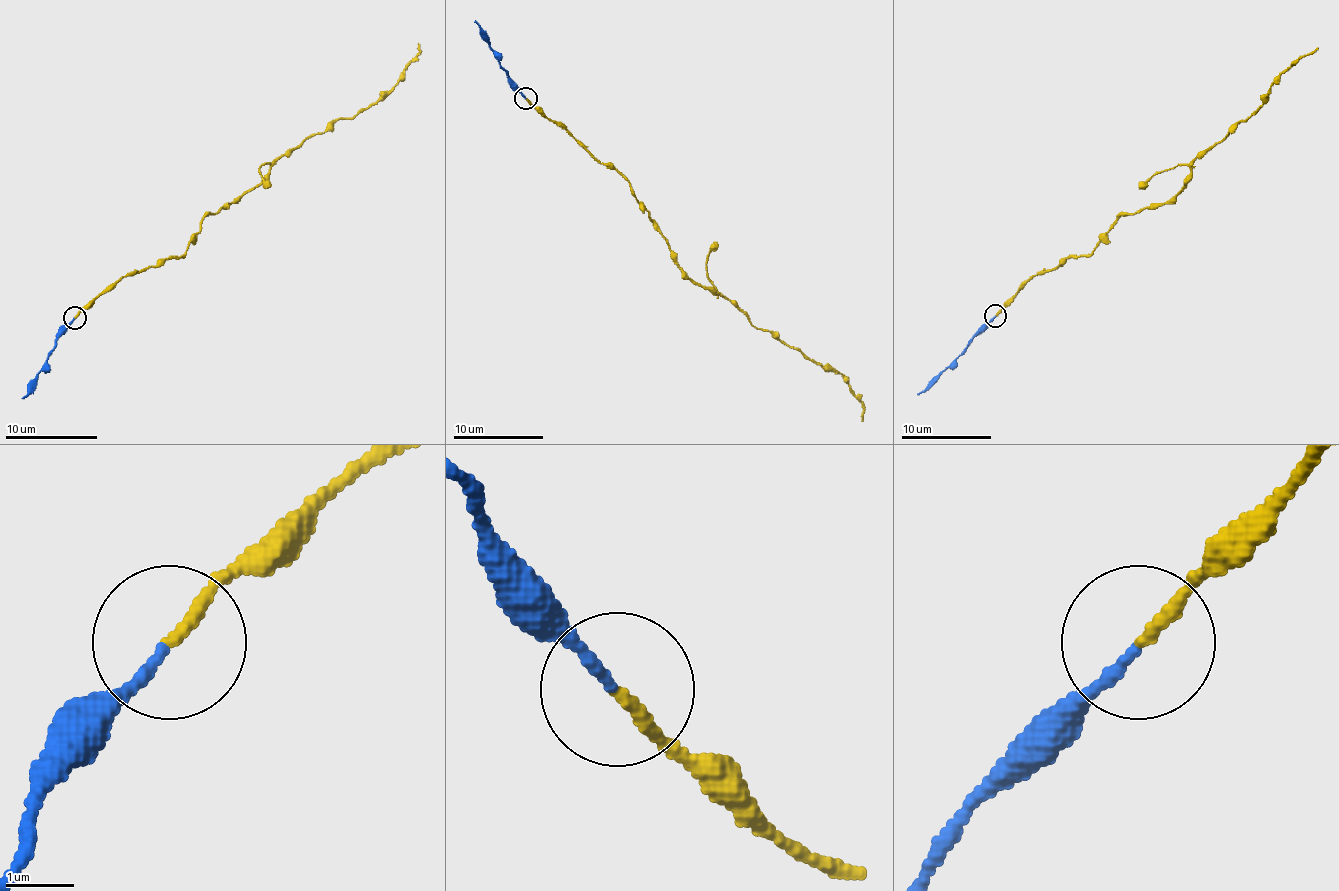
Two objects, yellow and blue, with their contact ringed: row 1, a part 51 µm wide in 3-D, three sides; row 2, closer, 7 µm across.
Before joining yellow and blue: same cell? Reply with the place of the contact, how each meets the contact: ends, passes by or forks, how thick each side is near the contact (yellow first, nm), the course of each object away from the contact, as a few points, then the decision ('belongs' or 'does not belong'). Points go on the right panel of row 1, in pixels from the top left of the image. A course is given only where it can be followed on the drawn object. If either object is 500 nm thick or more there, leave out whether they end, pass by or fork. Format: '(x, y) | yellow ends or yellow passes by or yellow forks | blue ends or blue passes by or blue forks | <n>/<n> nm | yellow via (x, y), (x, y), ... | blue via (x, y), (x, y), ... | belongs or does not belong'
(995, 315) | yellow ends | blue ends | 190/160 nm | yellow via (996, 315), (1036, 274), (1090, 254), (1121, 216), (1164, 205), (1184, 185), (1191, 164), (1317, 47) | blue via (996, 317), (917, 394) | belongs

